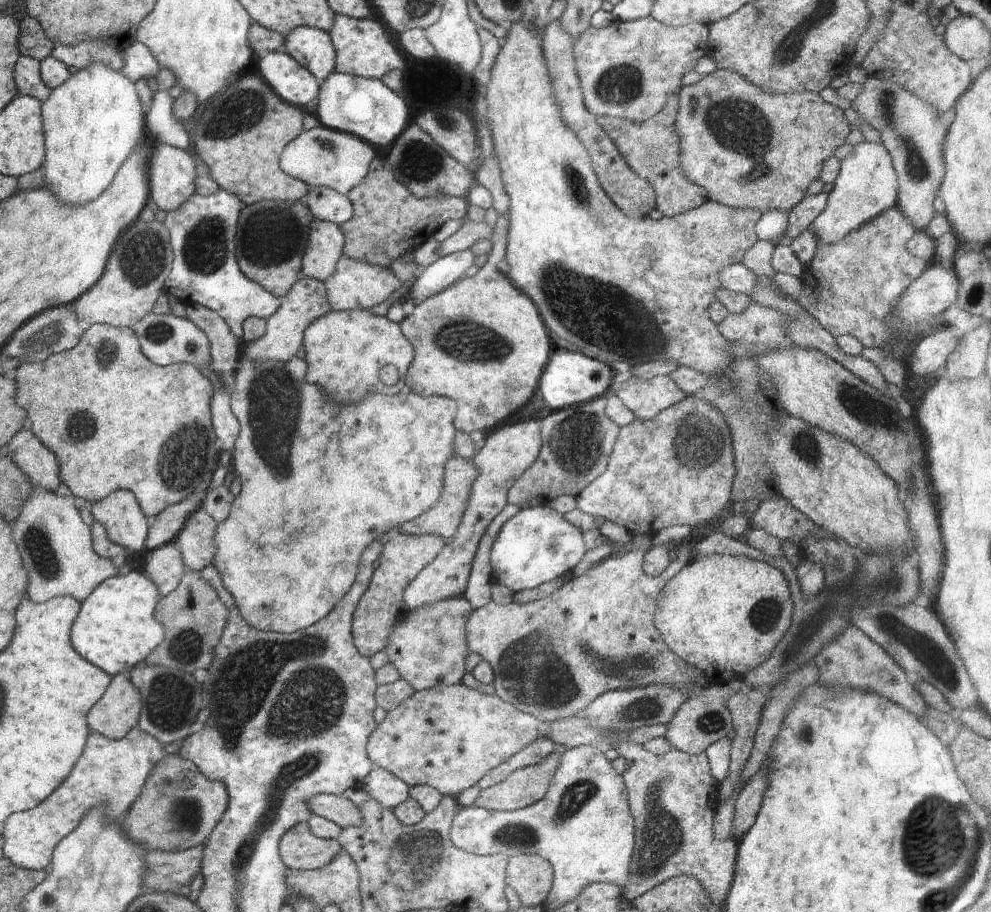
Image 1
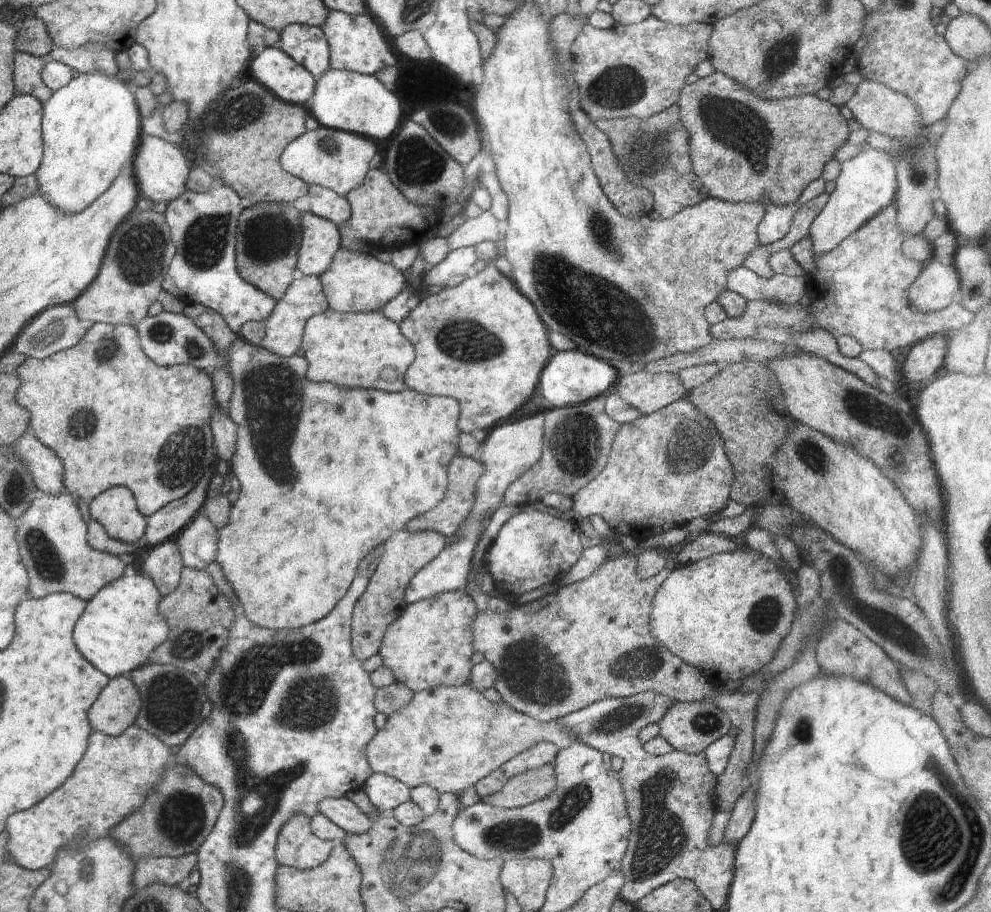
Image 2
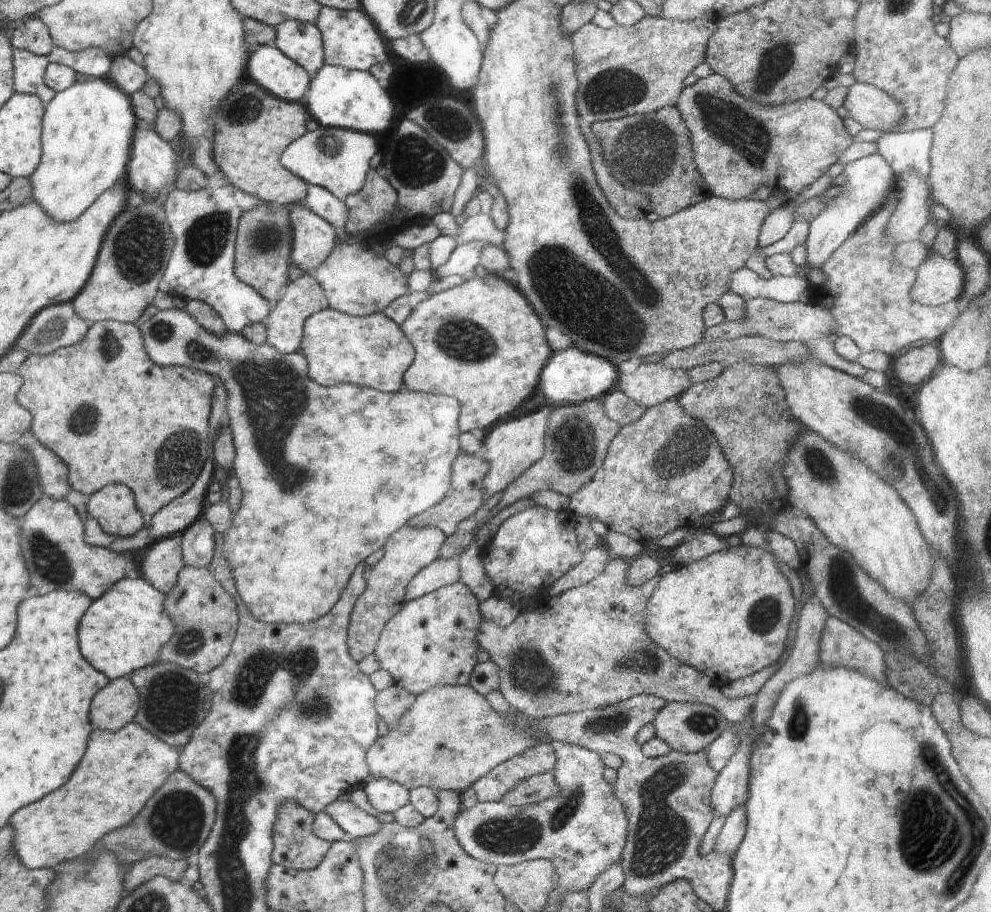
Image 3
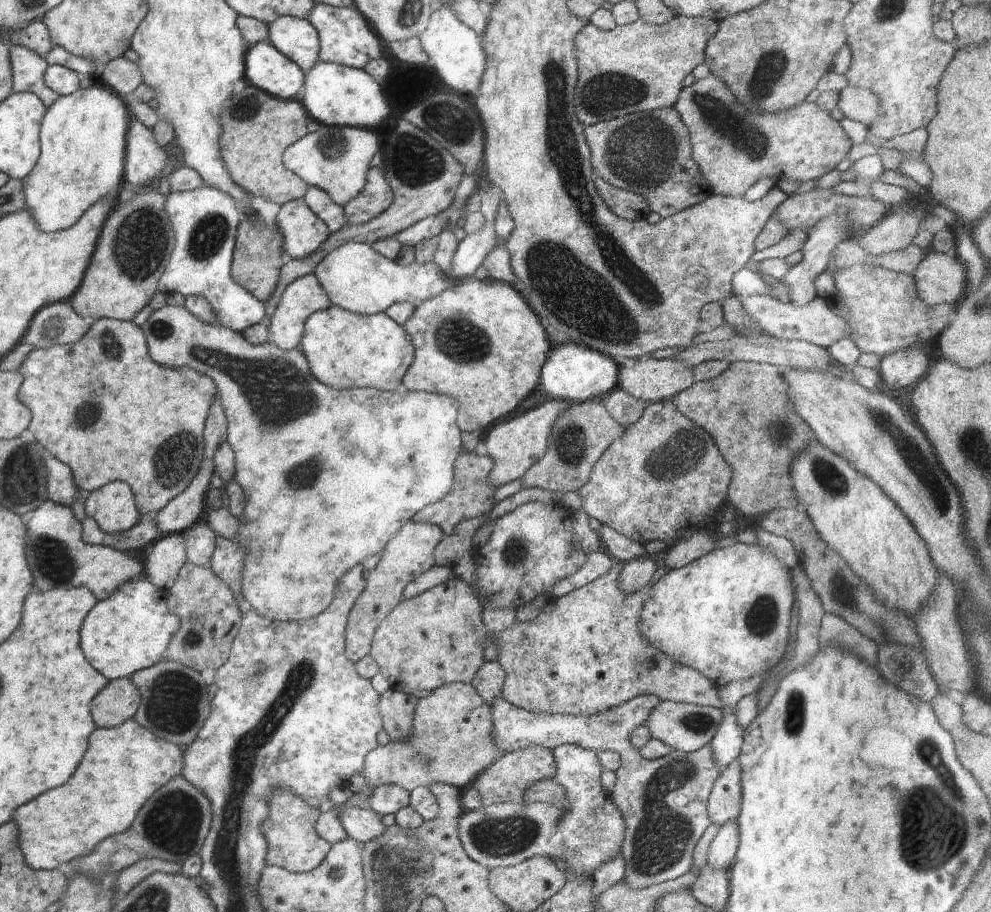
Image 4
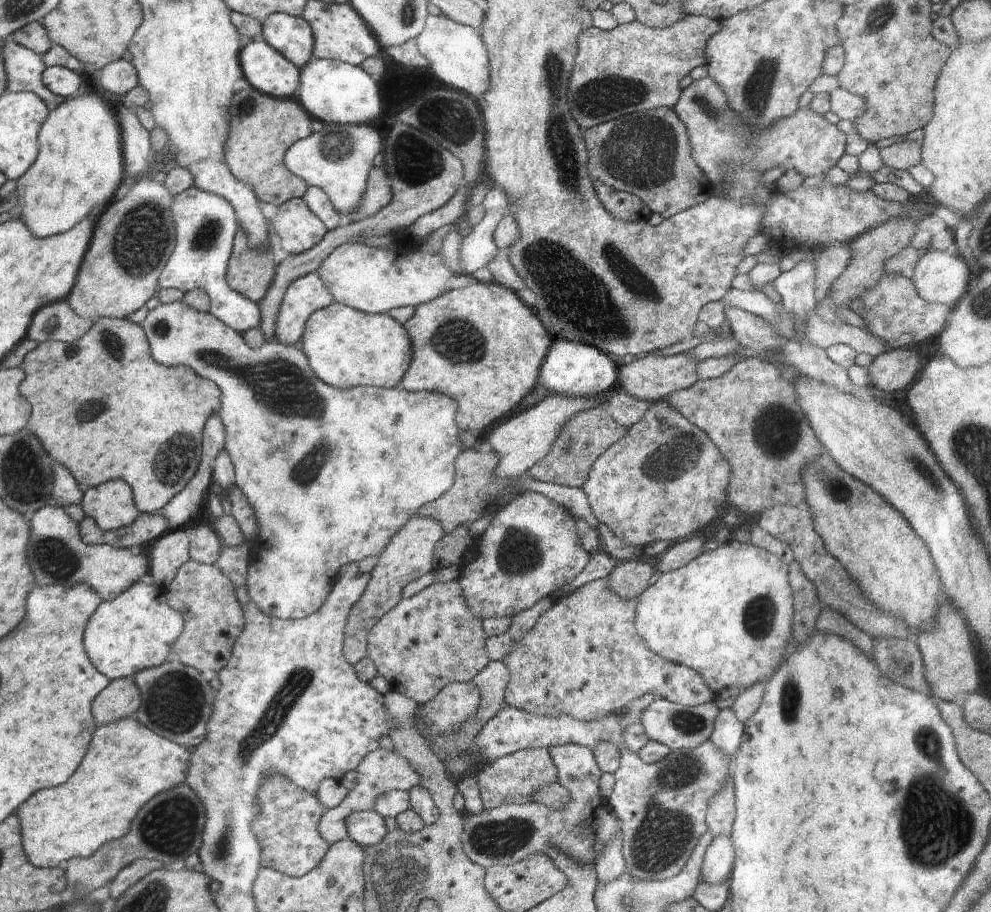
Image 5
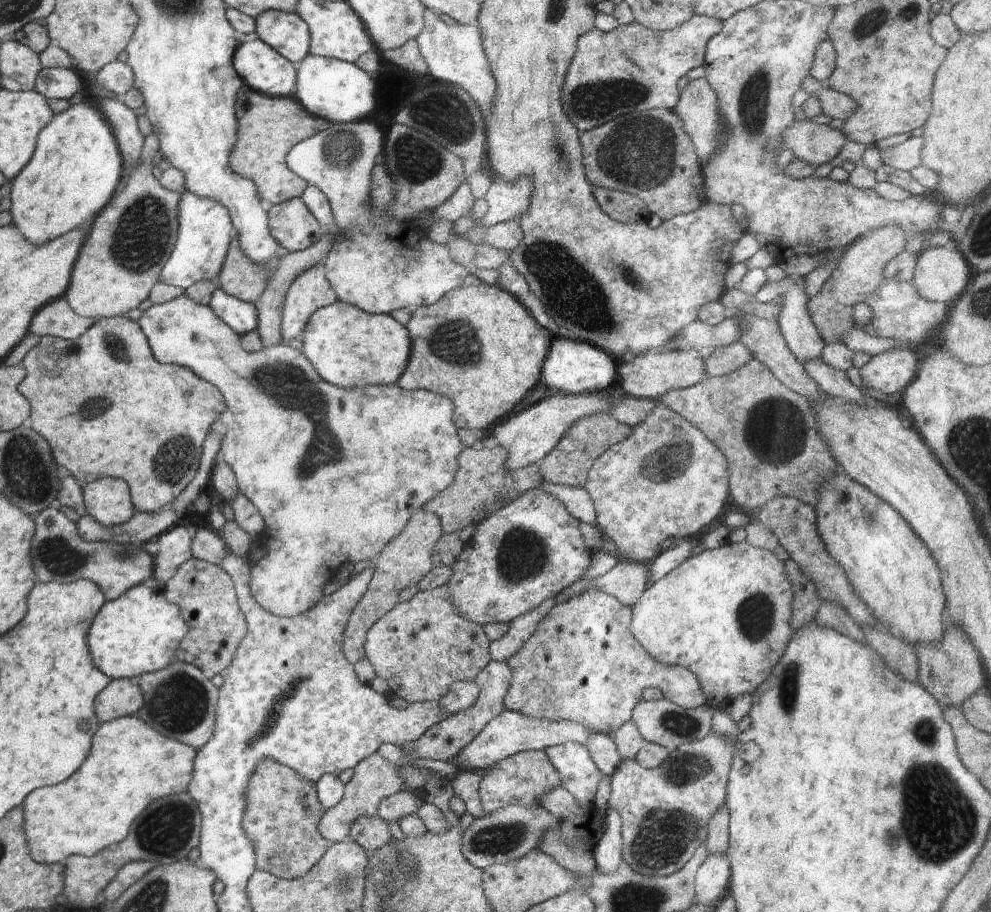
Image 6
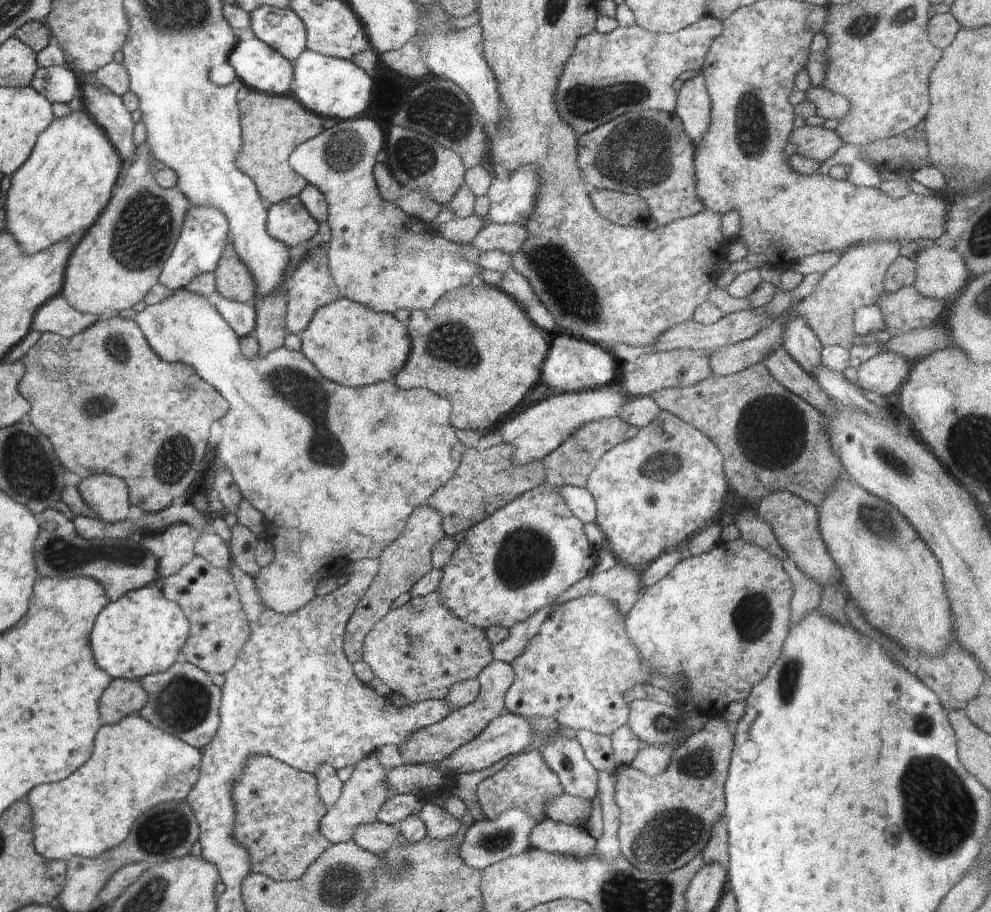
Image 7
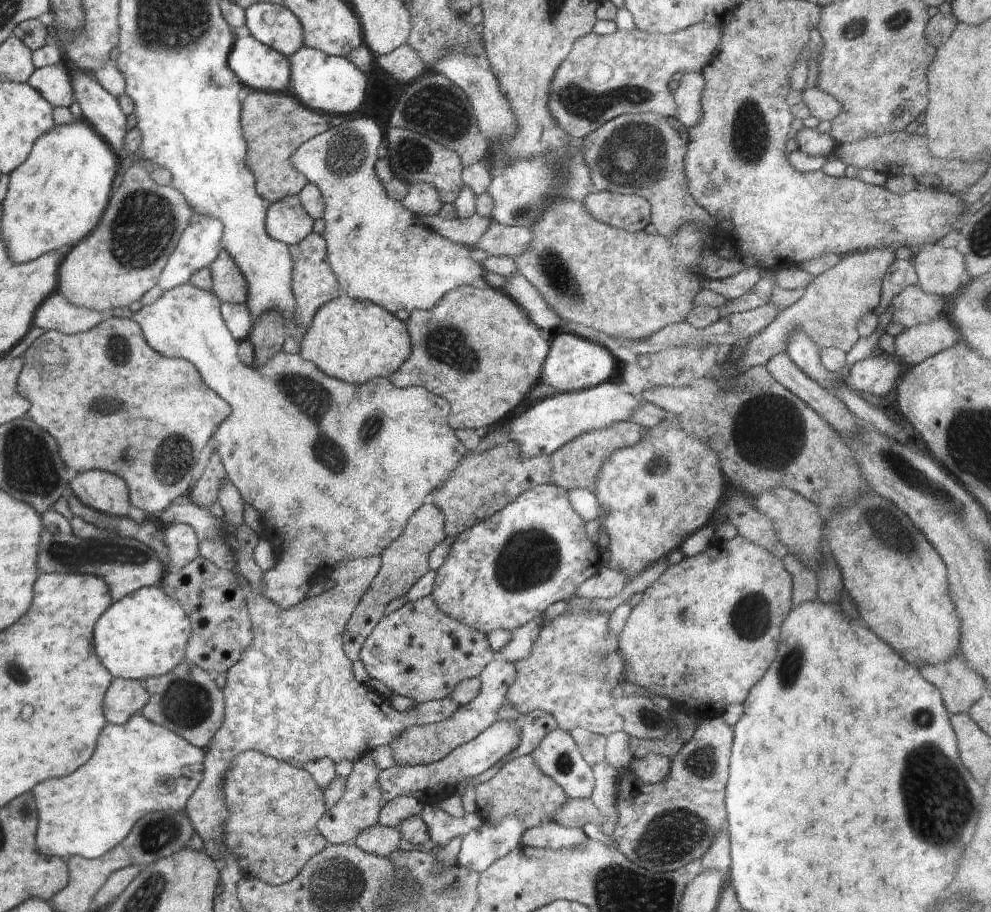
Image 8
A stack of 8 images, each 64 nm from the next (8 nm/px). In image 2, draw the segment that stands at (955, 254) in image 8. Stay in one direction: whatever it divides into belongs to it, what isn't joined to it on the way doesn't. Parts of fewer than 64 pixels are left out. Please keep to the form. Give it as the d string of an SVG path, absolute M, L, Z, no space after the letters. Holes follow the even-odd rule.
M934 256L928 264L923 266L920 276L908 289L908 303L921 312L940 311L957 300L959 290L960 272L956 270L956 266L953 266L952 261L943 263Z

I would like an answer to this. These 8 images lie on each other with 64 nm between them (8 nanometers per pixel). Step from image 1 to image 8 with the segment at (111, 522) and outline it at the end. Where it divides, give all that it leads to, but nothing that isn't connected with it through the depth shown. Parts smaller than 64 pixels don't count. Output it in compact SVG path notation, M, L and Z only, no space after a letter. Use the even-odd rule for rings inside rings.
M90 470L78 474L71 480L70 490L76 498L108 516L128 516L130 510L130 486L115 473Z

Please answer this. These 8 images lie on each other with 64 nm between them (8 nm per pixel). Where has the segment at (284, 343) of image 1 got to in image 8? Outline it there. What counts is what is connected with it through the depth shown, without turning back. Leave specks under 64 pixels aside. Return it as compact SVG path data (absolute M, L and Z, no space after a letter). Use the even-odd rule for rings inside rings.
M312 231L302 242L300 242L300 244L298 244L298 246L302 252L298 260L296 260L296 263L293 264L292 269L292 294L294 294L296 300L294 324L307 329L316 311L322 305L340 296L341 288L327 261L327 246L323 235Z

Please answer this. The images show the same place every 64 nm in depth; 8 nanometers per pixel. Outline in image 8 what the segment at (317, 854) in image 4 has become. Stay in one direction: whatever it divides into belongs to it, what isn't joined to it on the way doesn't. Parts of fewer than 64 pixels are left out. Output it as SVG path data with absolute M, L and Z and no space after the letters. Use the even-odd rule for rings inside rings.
M246 751L236 756L224 772L220 792L228 810L221 842L238 858L244 877L257 878L272 886L287 883L328 844L317 829L317 822L327 809L323 790L300 766L261 752Z

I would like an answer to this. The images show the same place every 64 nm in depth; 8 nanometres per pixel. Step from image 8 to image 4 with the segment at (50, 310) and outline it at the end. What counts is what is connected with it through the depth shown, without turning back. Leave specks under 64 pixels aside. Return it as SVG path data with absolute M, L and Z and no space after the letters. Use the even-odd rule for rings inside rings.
M70 300L49 304L35 316L36 324L32 324L32 332L24 336L24 344L32 344L34 348L52 348L54 344L72 344L88 332L91 322L81 317L72 306Z

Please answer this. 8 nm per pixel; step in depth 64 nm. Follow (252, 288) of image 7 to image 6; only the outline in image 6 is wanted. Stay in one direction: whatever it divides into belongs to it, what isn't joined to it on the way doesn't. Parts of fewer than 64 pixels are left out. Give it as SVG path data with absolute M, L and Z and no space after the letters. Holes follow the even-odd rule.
M232 236L226 260L218 274L220 288L238 300L253 303L264 292L270 275L240 250L238 237Z

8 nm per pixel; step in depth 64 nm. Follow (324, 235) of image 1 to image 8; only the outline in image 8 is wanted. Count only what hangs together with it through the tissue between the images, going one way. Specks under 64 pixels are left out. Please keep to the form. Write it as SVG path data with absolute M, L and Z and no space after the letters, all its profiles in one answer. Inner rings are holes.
M299 195L286 196L273 202L265 216L268 236L288 246L300 244L312 232L314 221L304 210Z

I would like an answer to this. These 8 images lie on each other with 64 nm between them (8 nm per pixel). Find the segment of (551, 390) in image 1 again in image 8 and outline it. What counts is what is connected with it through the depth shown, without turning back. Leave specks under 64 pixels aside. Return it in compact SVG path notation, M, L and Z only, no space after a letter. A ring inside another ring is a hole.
M557 332L549 342L549 351L543 364L543 374L546 382L556 390L576 392L592 388L610 380L614 374L615 357L610 351L598 343L580 338L578 335Z

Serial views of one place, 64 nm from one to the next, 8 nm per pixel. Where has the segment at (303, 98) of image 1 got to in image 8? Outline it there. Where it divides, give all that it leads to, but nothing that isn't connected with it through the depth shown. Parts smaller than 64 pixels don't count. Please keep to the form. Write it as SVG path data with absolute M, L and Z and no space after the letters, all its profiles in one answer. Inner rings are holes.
M245 26L238 27L233 31L235 36L232 50L228 60L232 72L237 76L240 85L249 87L250 90L262 92L285 93L290 84L290 63L289 59L280 54L276 49L270 48L248 32Z

